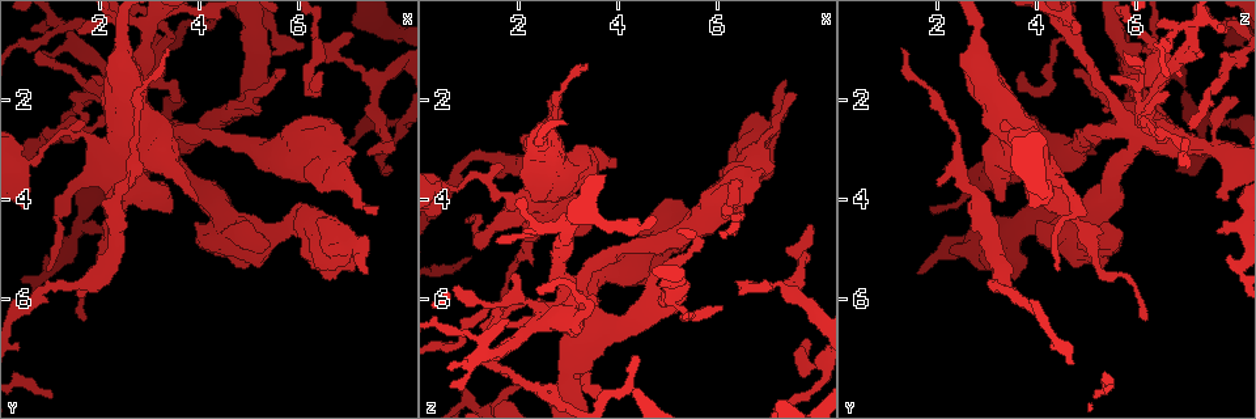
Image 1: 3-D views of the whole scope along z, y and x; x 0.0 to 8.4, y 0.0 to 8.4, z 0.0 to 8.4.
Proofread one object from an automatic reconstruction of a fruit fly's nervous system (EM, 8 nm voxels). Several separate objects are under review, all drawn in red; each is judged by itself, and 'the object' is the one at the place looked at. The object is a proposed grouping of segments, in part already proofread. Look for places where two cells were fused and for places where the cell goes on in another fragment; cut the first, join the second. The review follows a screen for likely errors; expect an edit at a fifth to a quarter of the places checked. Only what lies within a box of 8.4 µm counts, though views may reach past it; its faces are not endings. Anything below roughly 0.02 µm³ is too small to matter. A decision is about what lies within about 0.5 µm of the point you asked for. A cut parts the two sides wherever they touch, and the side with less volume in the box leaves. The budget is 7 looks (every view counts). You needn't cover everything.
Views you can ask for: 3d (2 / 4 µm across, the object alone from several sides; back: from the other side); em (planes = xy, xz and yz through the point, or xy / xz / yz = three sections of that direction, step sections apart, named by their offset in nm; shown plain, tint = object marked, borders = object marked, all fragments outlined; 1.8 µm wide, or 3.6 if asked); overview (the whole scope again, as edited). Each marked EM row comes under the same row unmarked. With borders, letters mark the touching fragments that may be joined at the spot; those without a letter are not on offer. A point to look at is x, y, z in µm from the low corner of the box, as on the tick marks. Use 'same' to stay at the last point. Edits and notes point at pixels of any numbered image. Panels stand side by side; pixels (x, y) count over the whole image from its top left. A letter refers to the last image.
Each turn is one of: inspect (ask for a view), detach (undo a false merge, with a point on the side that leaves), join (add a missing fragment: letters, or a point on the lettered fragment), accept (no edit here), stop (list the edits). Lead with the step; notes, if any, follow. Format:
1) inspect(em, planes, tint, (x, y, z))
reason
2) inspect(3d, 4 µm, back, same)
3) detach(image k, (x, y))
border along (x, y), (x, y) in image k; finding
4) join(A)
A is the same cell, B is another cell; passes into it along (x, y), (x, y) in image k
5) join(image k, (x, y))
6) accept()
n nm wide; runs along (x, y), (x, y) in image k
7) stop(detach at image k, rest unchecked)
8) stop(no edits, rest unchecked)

inspect(em, planes, tint, (7.15, 5.10, 2.30))
sudden change in width

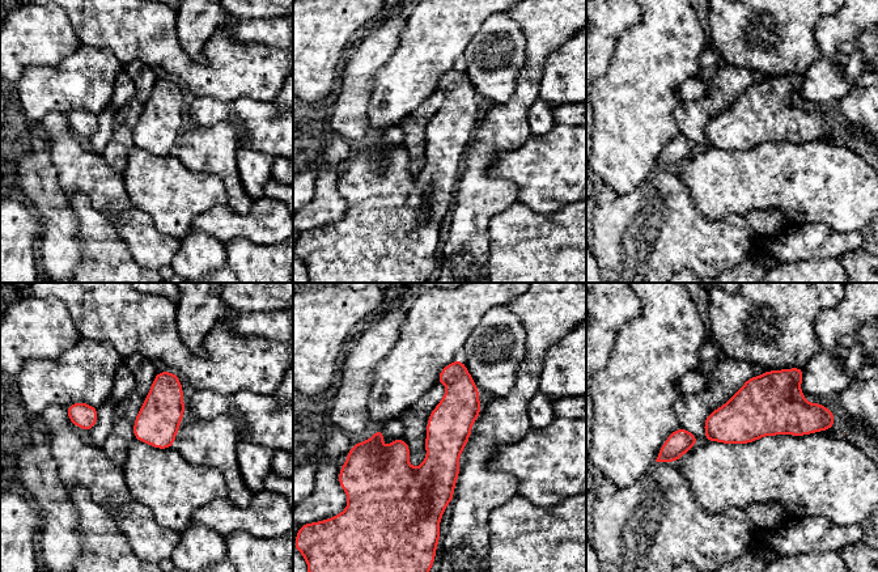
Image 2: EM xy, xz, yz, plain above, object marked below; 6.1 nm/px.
inspect(em, planes, borders, same)
see the neighbours

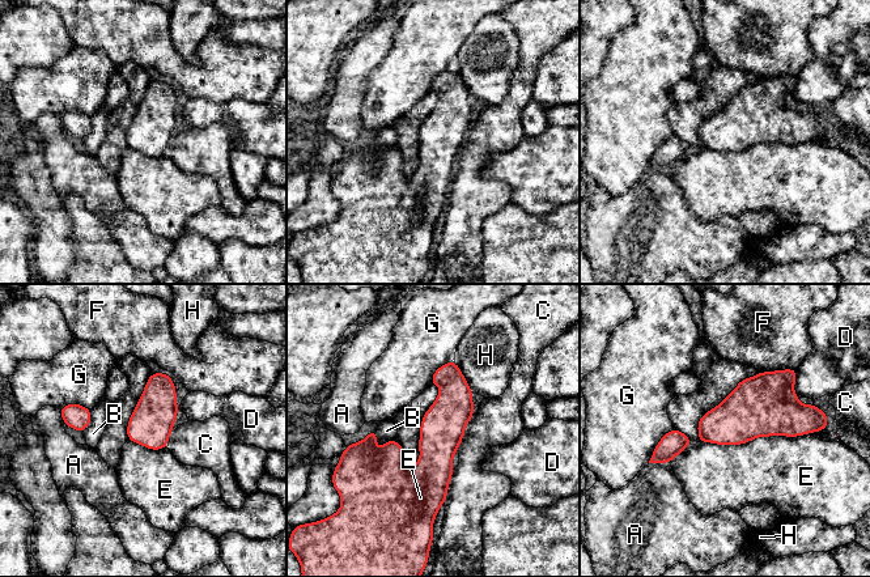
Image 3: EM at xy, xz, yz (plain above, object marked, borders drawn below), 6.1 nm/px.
accept()
260 nm wide; A, B, C, D, E, F, G and H are other cells; one cell here

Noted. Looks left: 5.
inspect(em, planes, borders, (3.90, 3.95, 3.35))
branch stops here

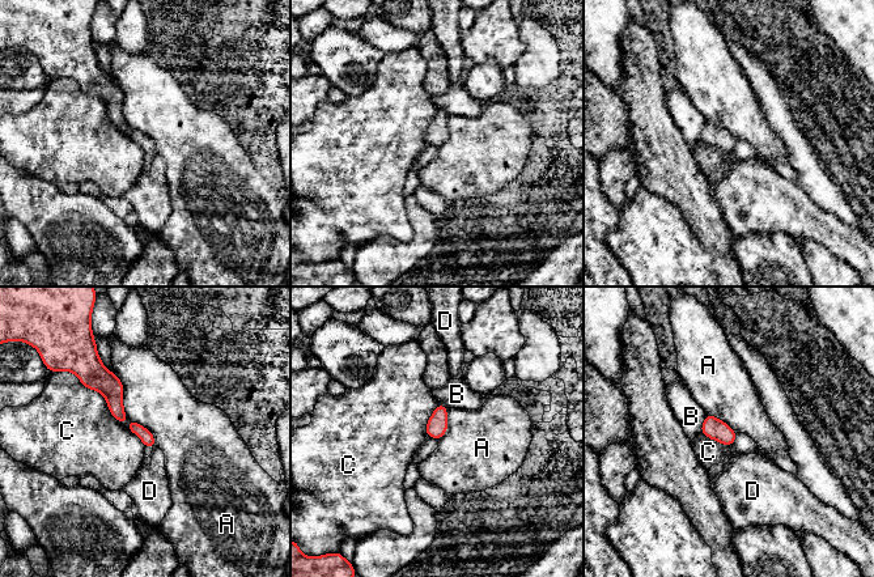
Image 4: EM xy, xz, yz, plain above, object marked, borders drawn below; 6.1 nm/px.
accept()
A, B, C and D are other cells; border along (114, 373), (124, 414), (156, 445) in image 4; none of them fits

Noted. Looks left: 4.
inspect(3d, 4 µm, (6.30, 1.85, 4.05))
sharp bend

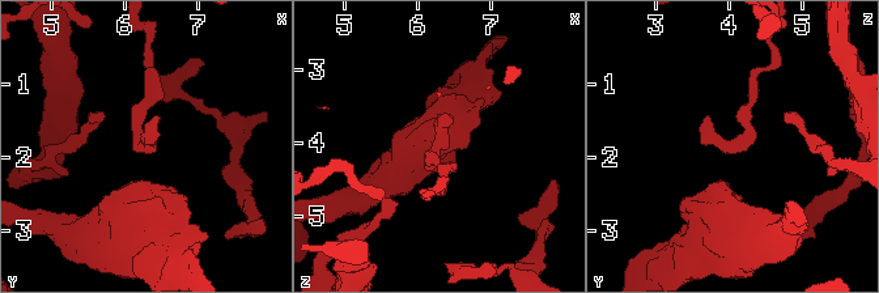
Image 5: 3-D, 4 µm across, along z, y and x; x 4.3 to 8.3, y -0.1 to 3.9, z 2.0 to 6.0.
inspect(em, planes, borders, (6.35, 1.85, 4.00))
now the EM

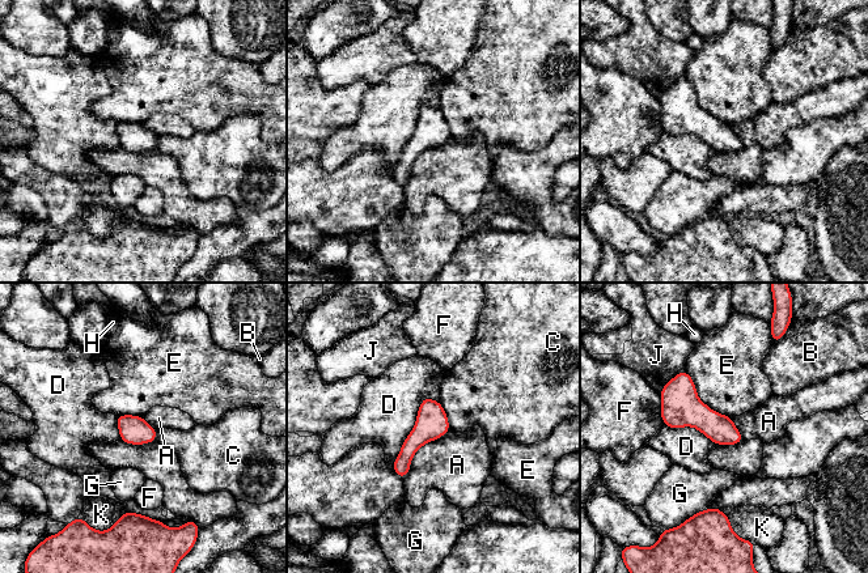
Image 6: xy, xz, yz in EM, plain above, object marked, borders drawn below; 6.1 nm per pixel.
accept()
D touches over 500 nm; A, B, C, D, E, F, G, H, J and K are other cells; border along (449, 429), (415, 453), (402, 479) in image 6; all the same cell

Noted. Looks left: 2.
stop(no edits, rest unchecked)

